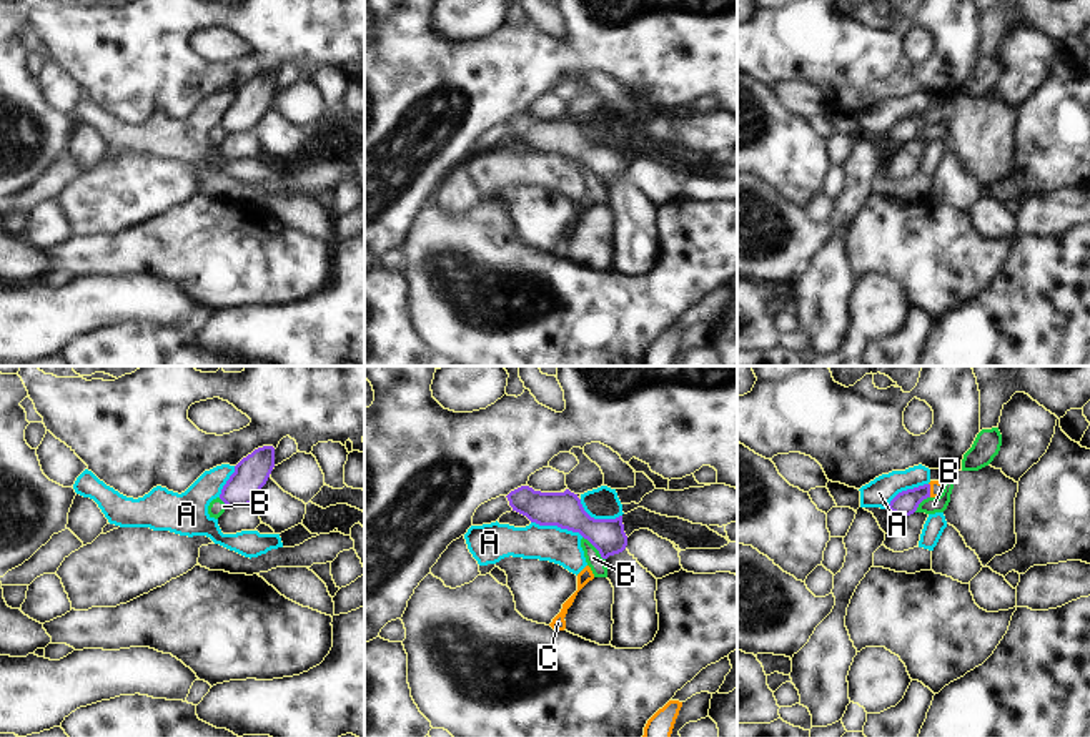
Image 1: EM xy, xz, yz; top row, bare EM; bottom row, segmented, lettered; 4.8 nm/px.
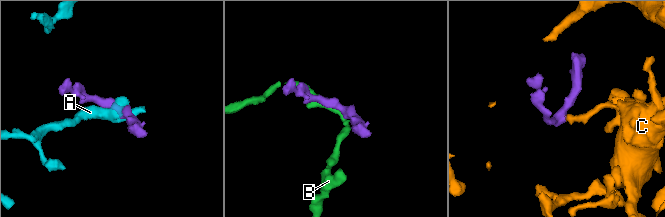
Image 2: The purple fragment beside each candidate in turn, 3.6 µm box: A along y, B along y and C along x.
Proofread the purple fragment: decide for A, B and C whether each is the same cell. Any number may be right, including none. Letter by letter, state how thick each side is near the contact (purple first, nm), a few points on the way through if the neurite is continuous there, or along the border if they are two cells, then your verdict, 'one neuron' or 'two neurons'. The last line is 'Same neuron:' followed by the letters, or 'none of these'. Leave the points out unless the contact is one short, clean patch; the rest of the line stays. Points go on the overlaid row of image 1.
A: calibres 170 and 180 nm; two neurons
B: calibres 170 and 80 nm; border xz (583, 536), (604, 559); two neurons
C: calibres 120 and 60 nm; way yz (906, 503), (929, 489), (936, 488); one neuron
Same neuron: C

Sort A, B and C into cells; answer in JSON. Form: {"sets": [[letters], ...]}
{"sets": [["A"], ["B"], ["C"]]}

